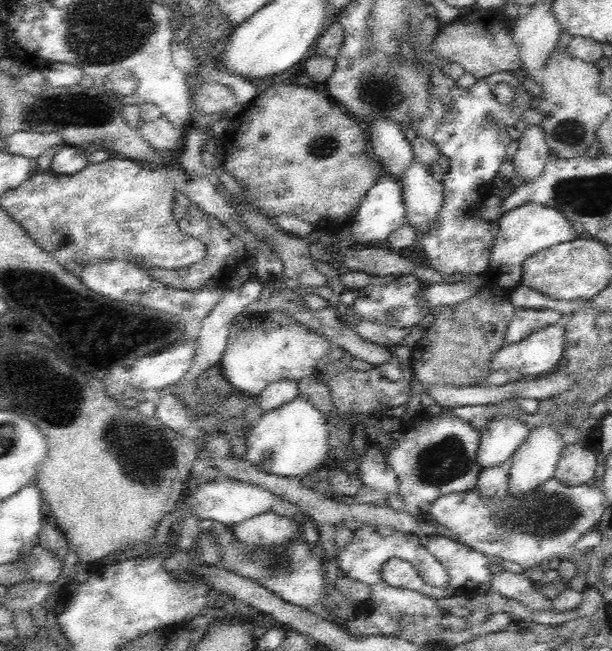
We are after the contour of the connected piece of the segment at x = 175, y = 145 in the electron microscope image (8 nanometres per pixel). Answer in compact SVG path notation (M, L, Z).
M161 116L154 122L139 122L136 132L156 150L178 150L184 142L185 128Z

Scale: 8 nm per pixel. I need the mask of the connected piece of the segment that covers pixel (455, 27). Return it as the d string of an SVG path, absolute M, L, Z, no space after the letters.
M497 10L482 12L482 16L462 16L450 24L440 25L435 40L430 42L430 51L436 59L458 63L476 79L488 77L495 72L506 72L522 68L518 49L511 36L512 23L506 24L502 16L494 16Z

